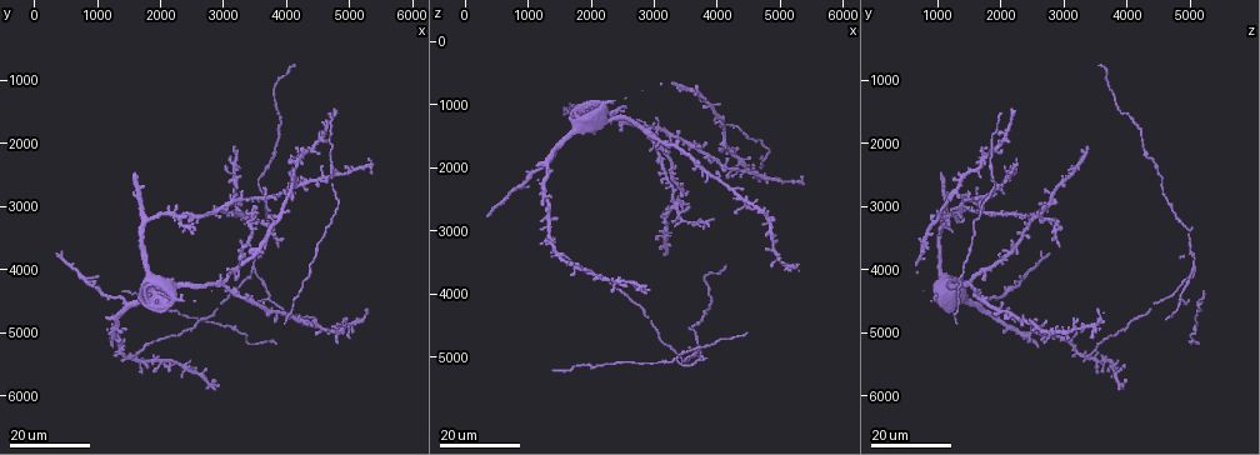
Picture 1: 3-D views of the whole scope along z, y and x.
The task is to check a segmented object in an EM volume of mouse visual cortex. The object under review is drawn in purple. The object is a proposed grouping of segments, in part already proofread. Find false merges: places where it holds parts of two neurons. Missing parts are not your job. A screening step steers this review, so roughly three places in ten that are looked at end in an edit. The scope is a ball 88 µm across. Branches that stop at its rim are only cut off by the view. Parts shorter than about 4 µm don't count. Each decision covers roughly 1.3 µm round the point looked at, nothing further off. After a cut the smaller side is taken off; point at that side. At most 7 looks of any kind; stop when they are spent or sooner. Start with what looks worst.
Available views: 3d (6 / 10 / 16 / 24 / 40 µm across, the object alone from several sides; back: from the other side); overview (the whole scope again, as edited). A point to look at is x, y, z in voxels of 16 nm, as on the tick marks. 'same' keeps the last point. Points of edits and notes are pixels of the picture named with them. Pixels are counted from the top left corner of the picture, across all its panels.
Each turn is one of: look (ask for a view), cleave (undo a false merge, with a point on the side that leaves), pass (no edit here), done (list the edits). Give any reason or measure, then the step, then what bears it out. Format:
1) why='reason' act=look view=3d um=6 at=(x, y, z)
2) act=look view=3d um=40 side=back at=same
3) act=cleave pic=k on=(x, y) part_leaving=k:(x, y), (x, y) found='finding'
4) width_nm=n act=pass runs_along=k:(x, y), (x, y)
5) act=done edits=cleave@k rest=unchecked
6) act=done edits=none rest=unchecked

why='side arm on a straight run' act=look view=3d um=16 at=(3200, 3100, 2150)

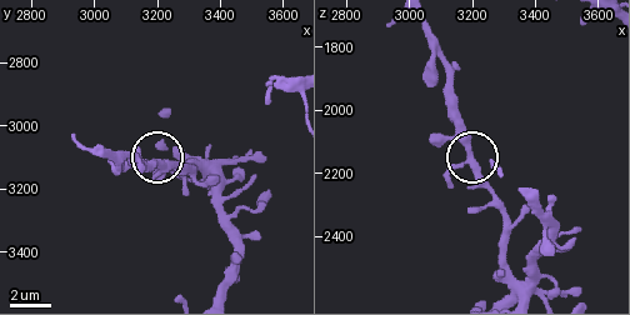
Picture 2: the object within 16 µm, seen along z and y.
act=look view=3d um=6 at=same

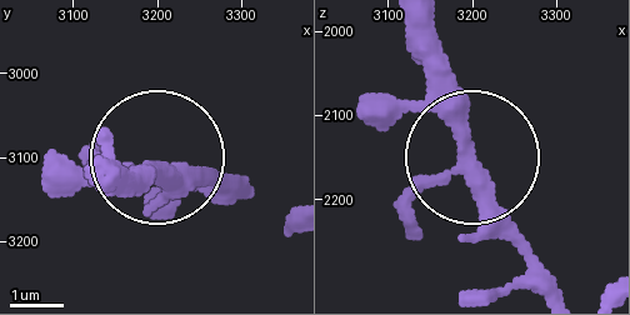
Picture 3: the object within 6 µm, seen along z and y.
why='other side' act=look view=3d um=6 side=back at=same

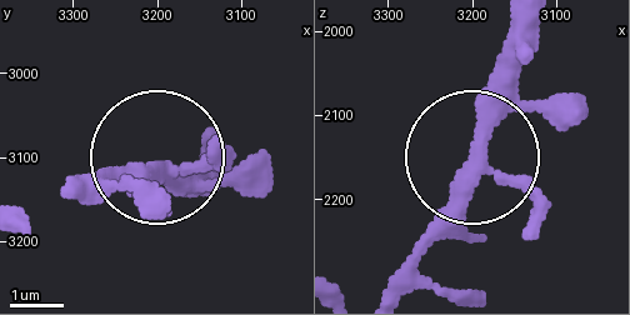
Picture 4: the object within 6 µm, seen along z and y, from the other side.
act=pass runs_along=4:(531, 26), (478, 156) found='all the same neuron'

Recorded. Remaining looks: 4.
act=look view=3d um=24 at=(4700, 2350, 1850)

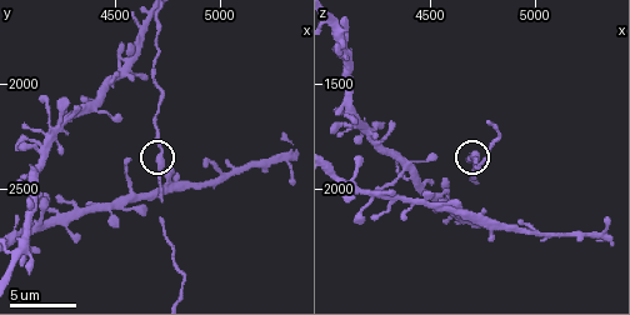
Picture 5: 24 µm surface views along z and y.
why='closer look' act=look view=3d um=10 at=same

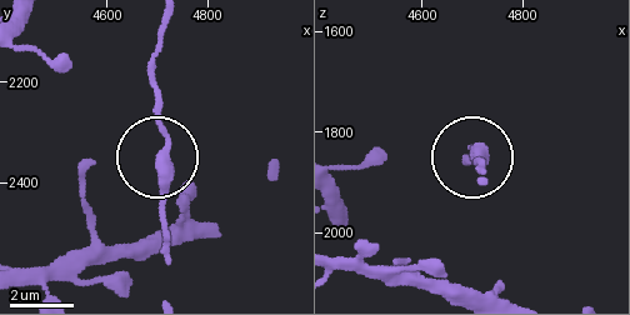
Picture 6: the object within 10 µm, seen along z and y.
act=pass found='continuous, no second neuron'

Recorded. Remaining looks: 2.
why='looks like a crossing' act=look view=3d um=10 at=(4620, 2550, 2100)

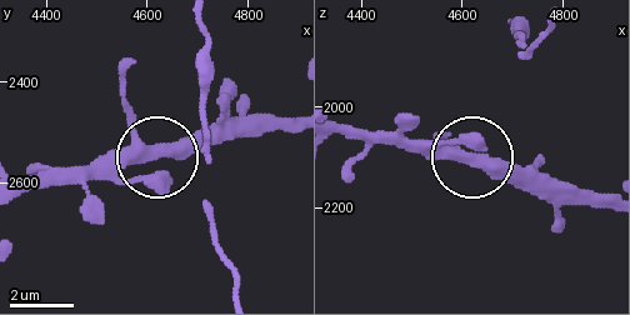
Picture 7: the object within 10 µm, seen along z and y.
act=look view=3d um=10 side=back at=(4625, 2550, 2095)

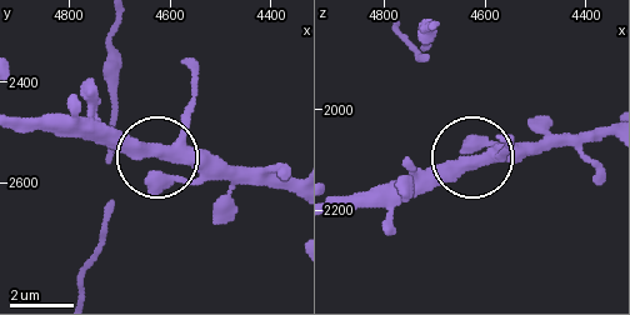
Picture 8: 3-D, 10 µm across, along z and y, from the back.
arms=4 act=pass runs_along=8:(288, 190), (206, 178), (126, 145), (64, 136) found='all the same neuron'

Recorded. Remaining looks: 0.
act=done edits=none rest=unchecked

